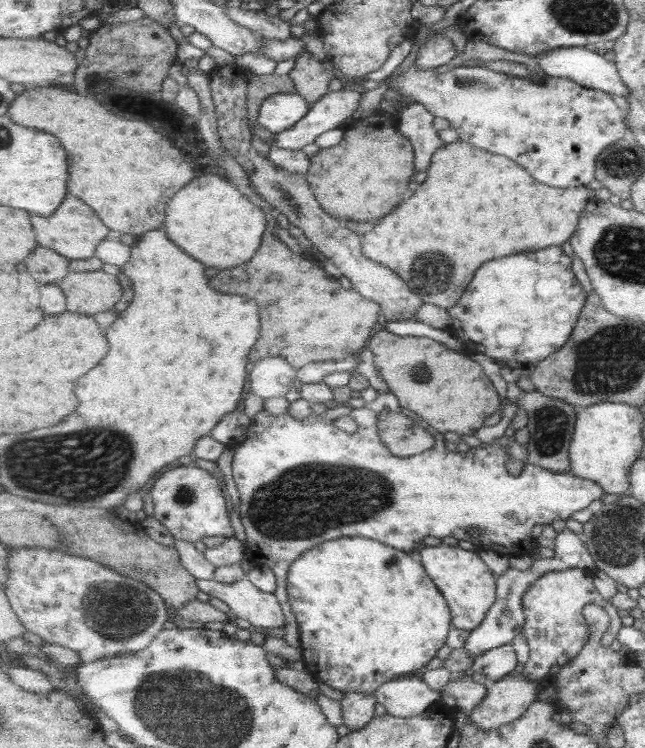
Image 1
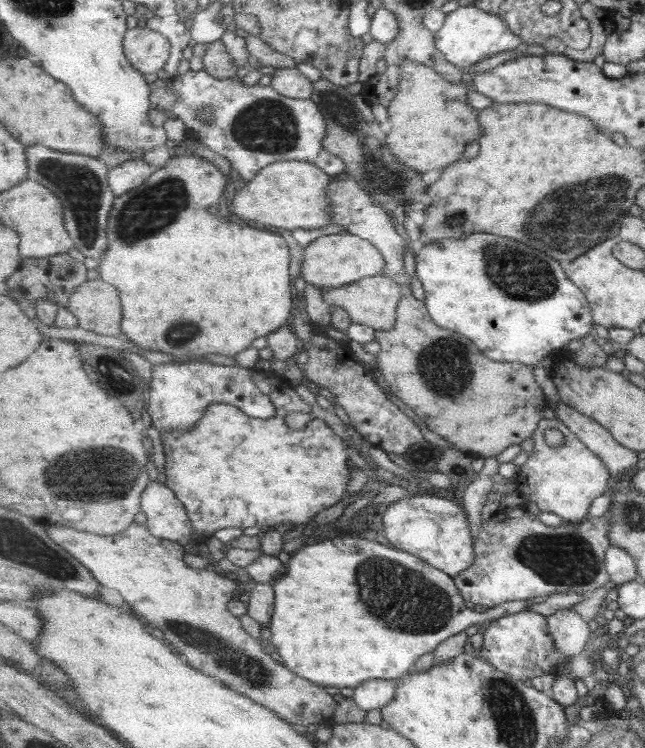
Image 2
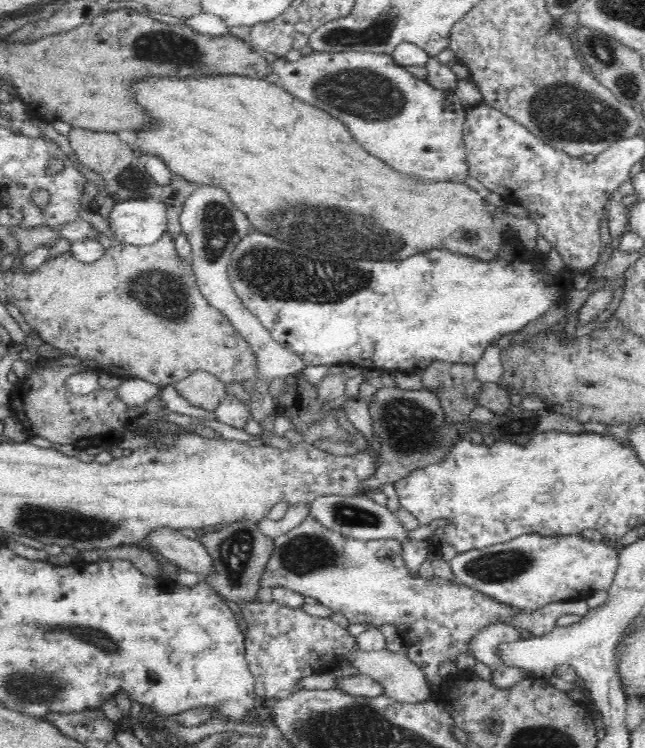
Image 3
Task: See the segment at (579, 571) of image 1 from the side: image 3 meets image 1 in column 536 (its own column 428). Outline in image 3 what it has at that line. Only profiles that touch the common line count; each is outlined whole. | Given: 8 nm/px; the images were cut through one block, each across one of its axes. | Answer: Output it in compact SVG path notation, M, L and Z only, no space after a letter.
M314 515L274 540L274 550L259 585L262 588L287 588L288 591L303 597L316 598L321 605L331 608L332 612L344 613L350 624L368 622L374 626L394 625L406 641L407 656L424 672L431 685L433 696L438 700L448 690L448 681L439 674L442 662L454 661L460 652L470 652L468 644L474 634L492 622L512 622L511 616L518 613L509 606L496 602L488 595L449 580L435 577L426 580L421 576L410 576L403 559L402 541L394 537L385 539L351 539L325 527Z

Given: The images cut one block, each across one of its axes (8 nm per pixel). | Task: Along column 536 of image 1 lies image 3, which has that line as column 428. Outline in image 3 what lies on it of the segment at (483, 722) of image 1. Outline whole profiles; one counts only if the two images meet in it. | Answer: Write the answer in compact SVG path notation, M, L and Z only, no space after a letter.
M388 650L379 652L360 651L346 659L350 665L358 667L360 672L370 675L370 677L385 686L385 693L389 697L404 704L425 704L433 696L431 685L426 679L424 672L414 661L410 660L404 652L389 652Z

